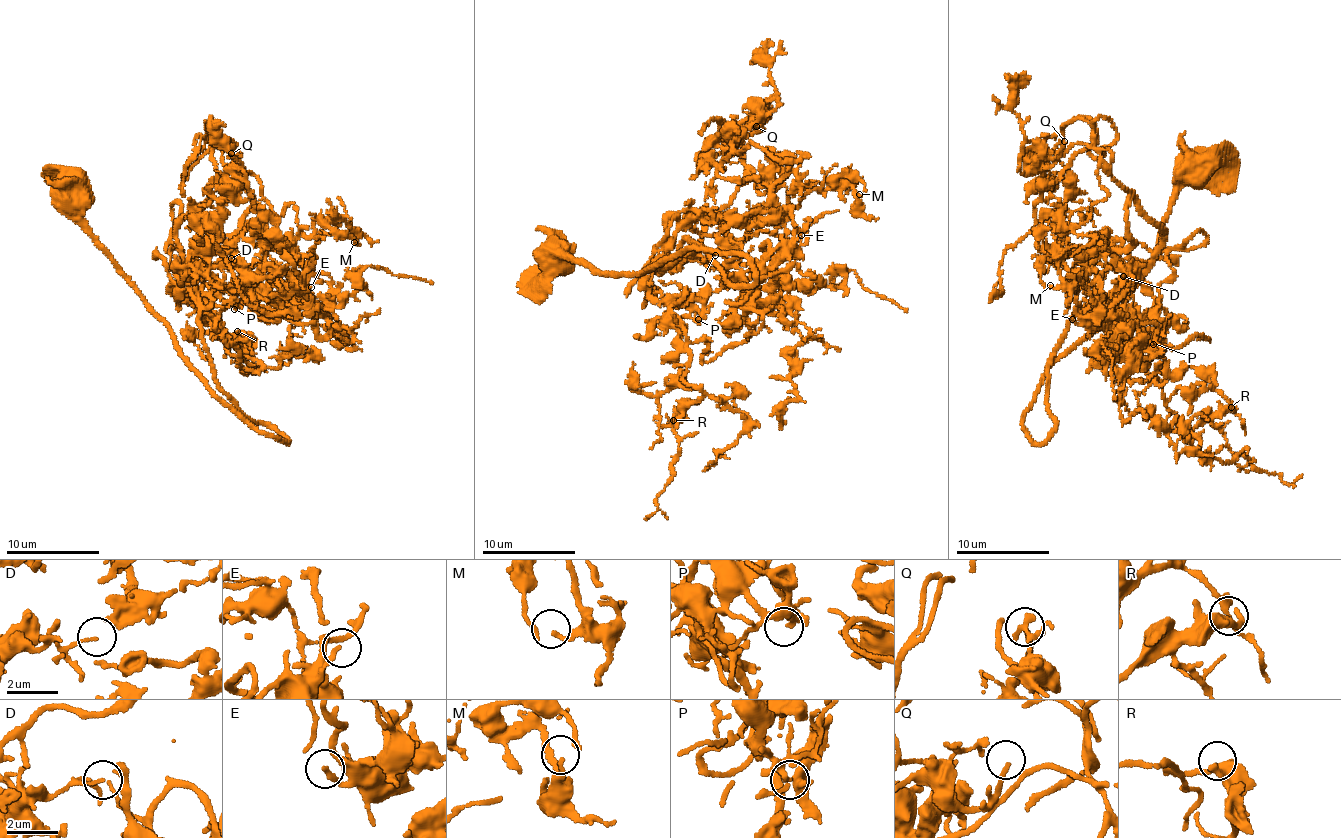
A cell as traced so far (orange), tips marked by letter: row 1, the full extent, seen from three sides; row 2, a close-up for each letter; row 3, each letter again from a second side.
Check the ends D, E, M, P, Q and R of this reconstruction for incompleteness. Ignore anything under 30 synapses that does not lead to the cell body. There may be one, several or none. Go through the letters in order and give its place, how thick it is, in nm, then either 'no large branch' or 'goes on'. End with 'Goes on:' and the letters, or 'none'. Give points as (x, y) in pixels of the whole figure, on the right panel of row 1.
D: at (1123, 276); 100 nm thick; no large branch
E: at (1072, 319); 170 nm thick; no large branch
M: at (1050, 285); 140 nm thick; no large branch
P: at (1153, 344); 170 nm thick; no large branch
Q: at (1064, 141); 170 nm thick; goes on
R: at (1231, 407); 400 nm thick; no large branch
Goes on: Q

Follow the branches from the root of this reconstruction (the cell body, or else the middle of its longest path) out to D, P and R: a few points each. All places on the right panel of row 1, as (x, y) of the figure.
D: (1194, 165), (1178, 184), (1145, 273), (1044, 375), (1066, 326), (1123, 276)
P: (1194, 165), (1178, 184), (1145, 273), (1044, 375), (1066, 326), (1134, 277), (1154, 299), (1153, 344)
R: (1194, 165), (1145, 273), (1044, 375), (1066, 326), (1134, 277), (1154, 299), (1150, 331), (1178, 428), (1231, 407)

